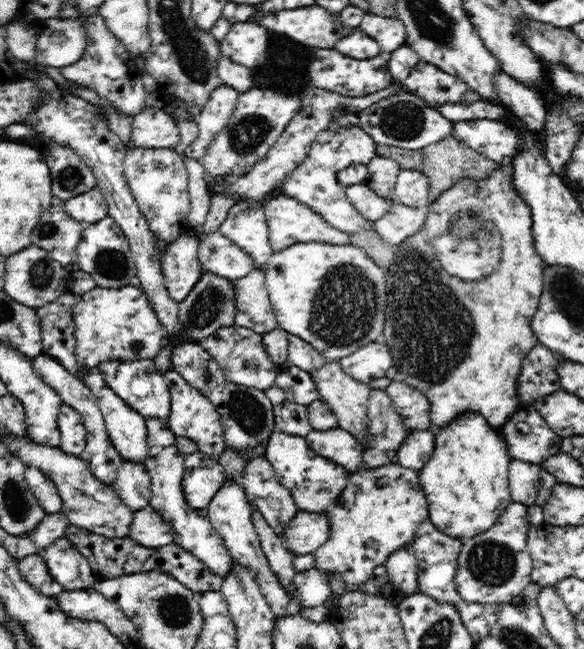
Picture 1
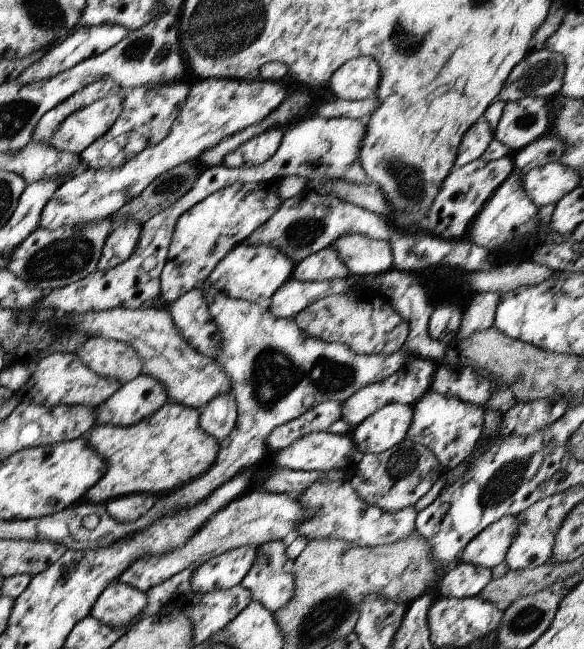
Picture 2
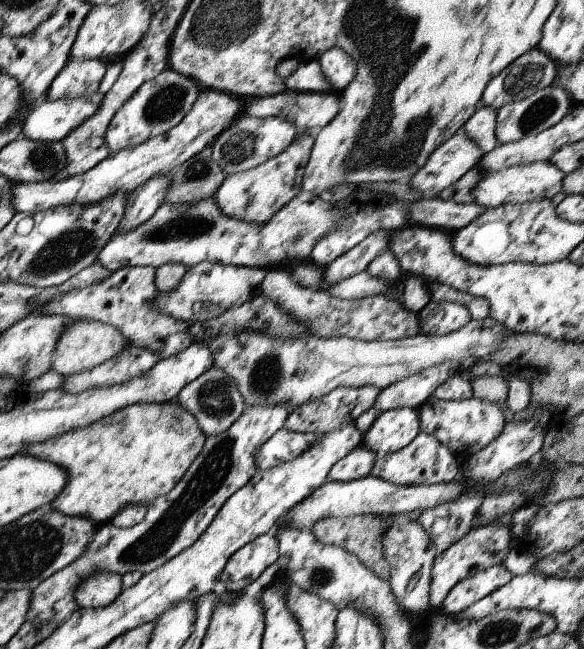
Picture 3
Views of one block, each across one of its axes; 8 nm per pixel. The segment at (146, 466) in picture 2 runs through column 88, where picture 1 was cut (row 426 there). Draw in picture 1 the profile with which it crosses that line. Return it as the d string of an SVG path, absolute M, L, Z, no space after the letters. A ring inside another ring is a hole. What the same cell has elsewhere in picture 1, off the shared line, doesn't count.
M498 167L498 170L494 170L494 174L482 182L473 182L473 180L462 180L458 184L448 189L448 192L444 194L446 198L458 198L458 196L470 195L470 200L473 201L471 209L463 211L460 210L448 218L446 230L452 236L456 236L458 239L478 238L485 231L486 234L491 235L489 240L490 248L493 248L493 252L499 251L500 258L499 264L494 269L492 274L483 277L477 282L464 281L460 278L450 276L446 273L446 270L440 268L438 260L436 260L436 253L434 254L434 246L430 242L430 234L432 228L426 224L422 230L418 231L416 236L407 238L401 245L398 245L395 249L396 254L393 264L386 270L385 280L387 281L386 288L386 310L385 310L385 325L383 328L382 342L387 344L392 355L392 365L396 368L396 377L398 380L417 388L422 391L422 394L426 395L426 399L430 403L430 426L434 428L440 428L448 426L454 419L464 414L480 414L485 420L486 424L490 425L490 429L500 430L504 426L504 423L523 409L522 402L519 399L518 377L521 371L521 366L524 357L533 346L539 344L537 338L532 331L531 322L534 314L538 310L540 294L542 294L543 285L543 271L546 268L542 257L536 252L534 248L534 239L532 239L532 233L530 233L530 226L532 226L532 218L530 208L518 197L514 187L512 187L511 176L508 174L502 174L502 168Z

